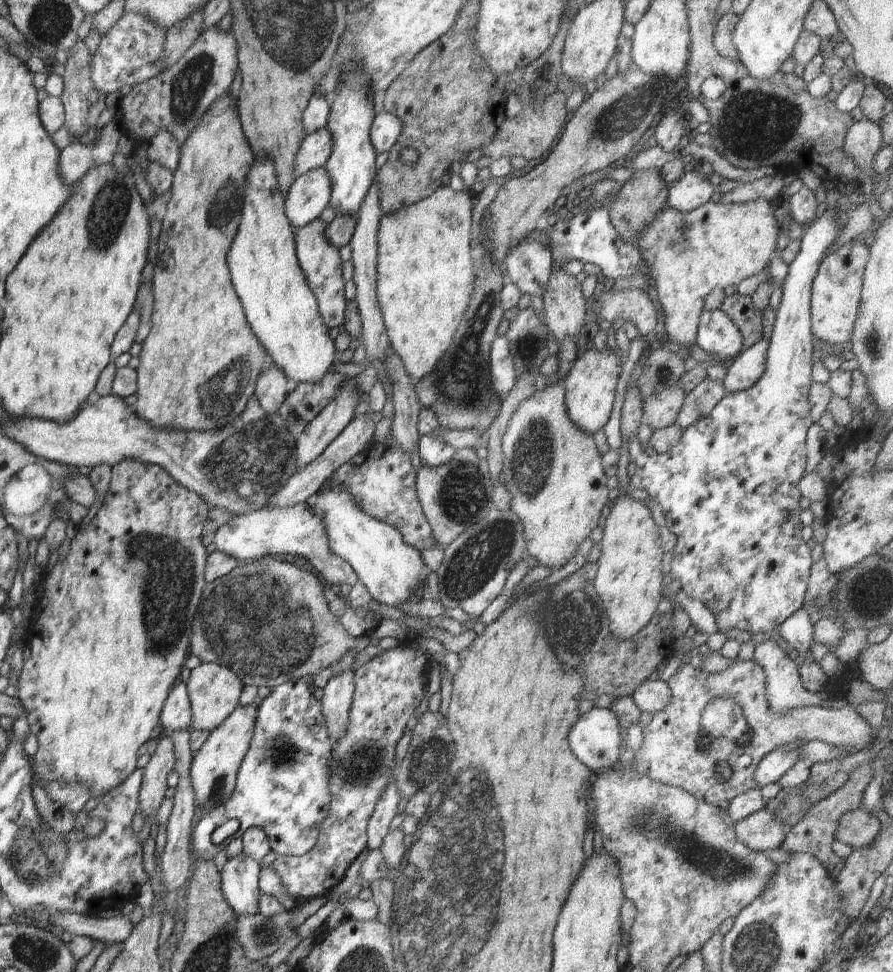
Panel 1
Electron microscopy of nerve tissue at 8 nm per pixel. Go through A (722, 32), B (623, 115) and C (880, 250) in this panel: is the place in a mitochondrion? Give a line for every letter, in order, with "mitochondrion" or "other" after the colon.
A: other
B: mitochondrion
C: other

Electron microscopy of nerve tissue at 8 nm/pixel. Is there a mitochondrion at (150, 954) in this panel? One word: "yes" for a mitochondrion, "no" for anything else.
no

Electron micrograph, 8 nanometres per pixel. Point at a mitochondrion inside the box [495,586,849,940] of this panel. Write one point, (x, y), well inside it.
(655, 822)

